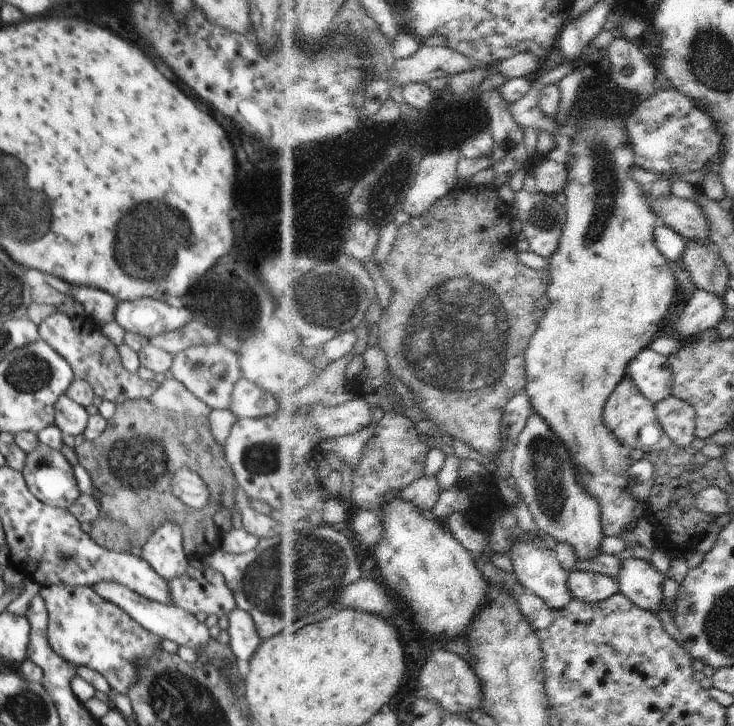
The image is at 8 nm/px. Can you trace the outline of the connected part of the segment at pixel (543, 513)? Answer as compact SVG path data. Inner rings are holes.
M535 412L530 417L514 454L512 477L520 486L538 527L552 535L558 544L574 546L579 560L597 560L603 554L600 548L607 536L601 502L585 489L569 447L541 414Z

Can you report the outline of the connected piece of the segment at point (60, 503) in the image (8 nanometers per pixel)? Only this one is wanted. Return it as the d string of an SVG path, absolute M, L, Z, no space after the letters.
M45 444L26 455L22 474L30 492L47 505L68 510L81 495L71 462Z

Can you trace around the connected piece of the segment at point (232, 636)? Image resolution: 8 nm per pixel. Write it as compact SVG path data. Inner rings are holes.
M235 607L234 610L229 612L228 617L228 645L235 654L238 663L245 666L254 656L262 640L258 636L255 621L249 612Z

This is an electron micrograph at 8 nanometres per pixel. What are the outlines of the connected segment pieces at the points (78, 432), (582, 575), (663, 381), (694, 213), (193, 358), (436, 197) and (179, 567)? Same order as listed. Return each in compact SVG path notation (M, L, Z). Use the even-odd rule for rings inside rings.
M64 394L57 400L55 425L64 436L69 436L70 439L80 439L88 421L89 415L86 409L74 402L68 395Z
M577 569L572 571L569 585L573 597L587 603L609 599L621 590L621 583L610 575Z
M648 347L629 364L628 371L640 390L655 404L674 395L674 369L669 356Z
M649 191L649 200L657 212L661 224L675 228L687 239L712 244L709 225L704 209L694 199L685 199L676 195L655 197Z
M220 343L216 345L200 344L175 353L170 372L170 376L176 377L189 392L193 392L211 409L230 410L233 388L240 378L243 378L238 354Z
M459 146L442 147L428 154L419 166L416 182L410 189L406 212L420 217L452 189L461 185L459 164L463 149Z
M174 522L163 523L142 547L142 558L167 581L182 576L189 567L182 549L182 530Z

